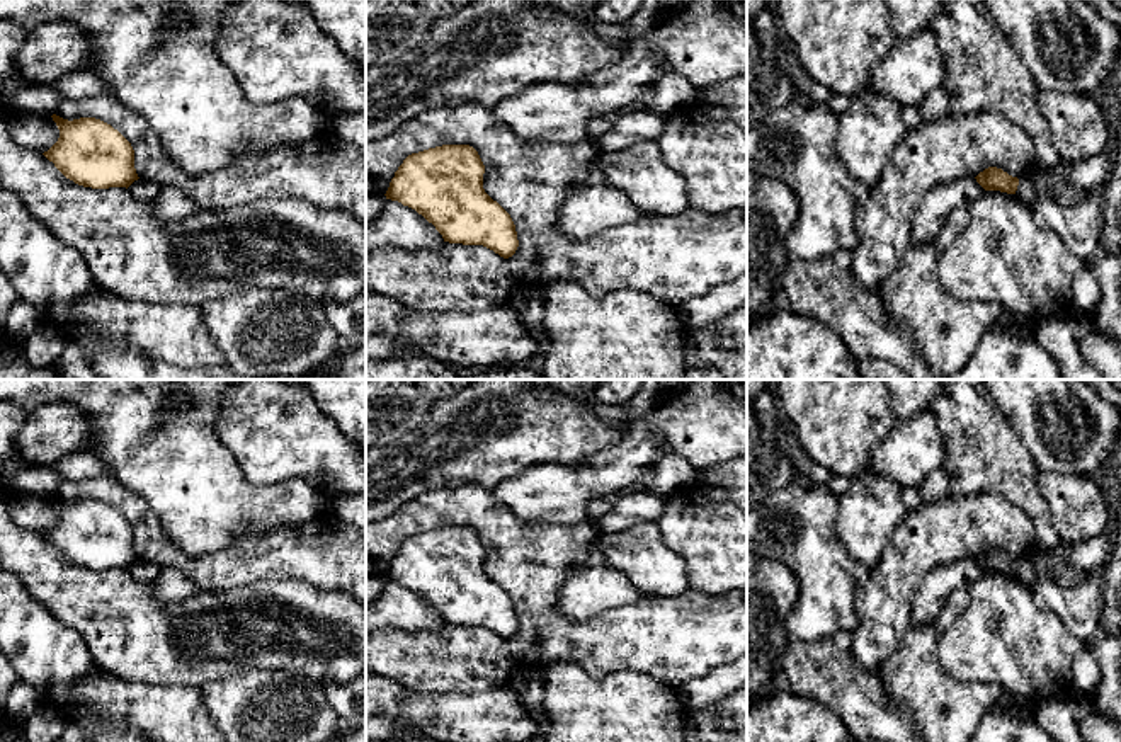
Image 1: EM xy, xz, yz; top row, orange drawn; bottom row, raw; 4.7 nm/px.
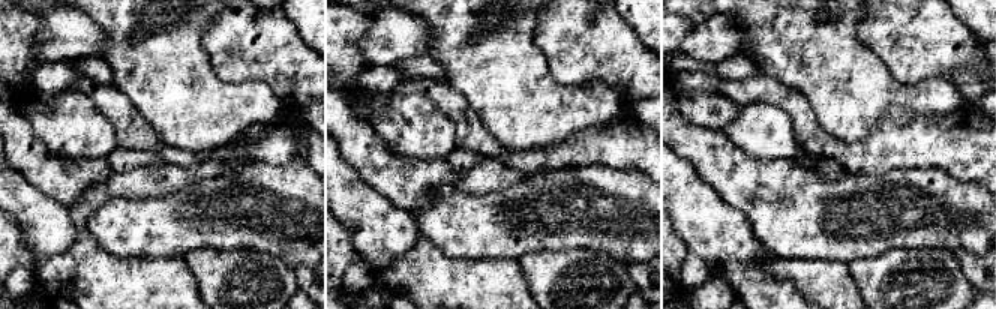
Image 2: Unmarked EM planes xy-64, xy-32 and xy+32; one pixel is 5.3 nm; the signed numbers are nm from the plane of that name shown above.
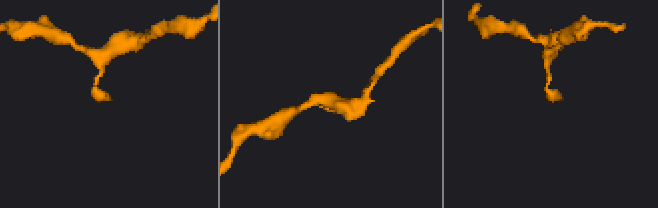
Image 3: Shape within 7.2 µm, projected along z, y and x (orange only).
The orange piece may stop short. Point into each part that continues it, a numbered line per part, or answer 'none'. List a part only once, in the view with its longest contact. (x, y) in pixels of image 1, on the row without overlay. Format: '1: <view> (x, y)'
none

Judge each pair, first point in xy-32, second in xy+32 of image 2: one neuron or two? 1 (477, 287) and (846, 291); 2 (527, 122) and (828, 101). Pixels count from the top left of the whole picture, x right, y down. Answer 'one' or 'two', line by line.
1: one
2: one

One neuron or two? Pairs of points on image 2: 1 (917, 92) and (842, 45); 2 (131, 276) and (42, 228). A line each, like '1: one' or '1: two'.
1: one
2: two

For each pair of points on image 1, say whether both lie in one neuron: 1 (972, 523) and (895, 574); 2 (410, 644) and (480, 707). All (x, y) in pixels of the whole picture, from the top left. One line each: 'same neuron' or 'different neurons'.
1: same neuron
2: different neurons

